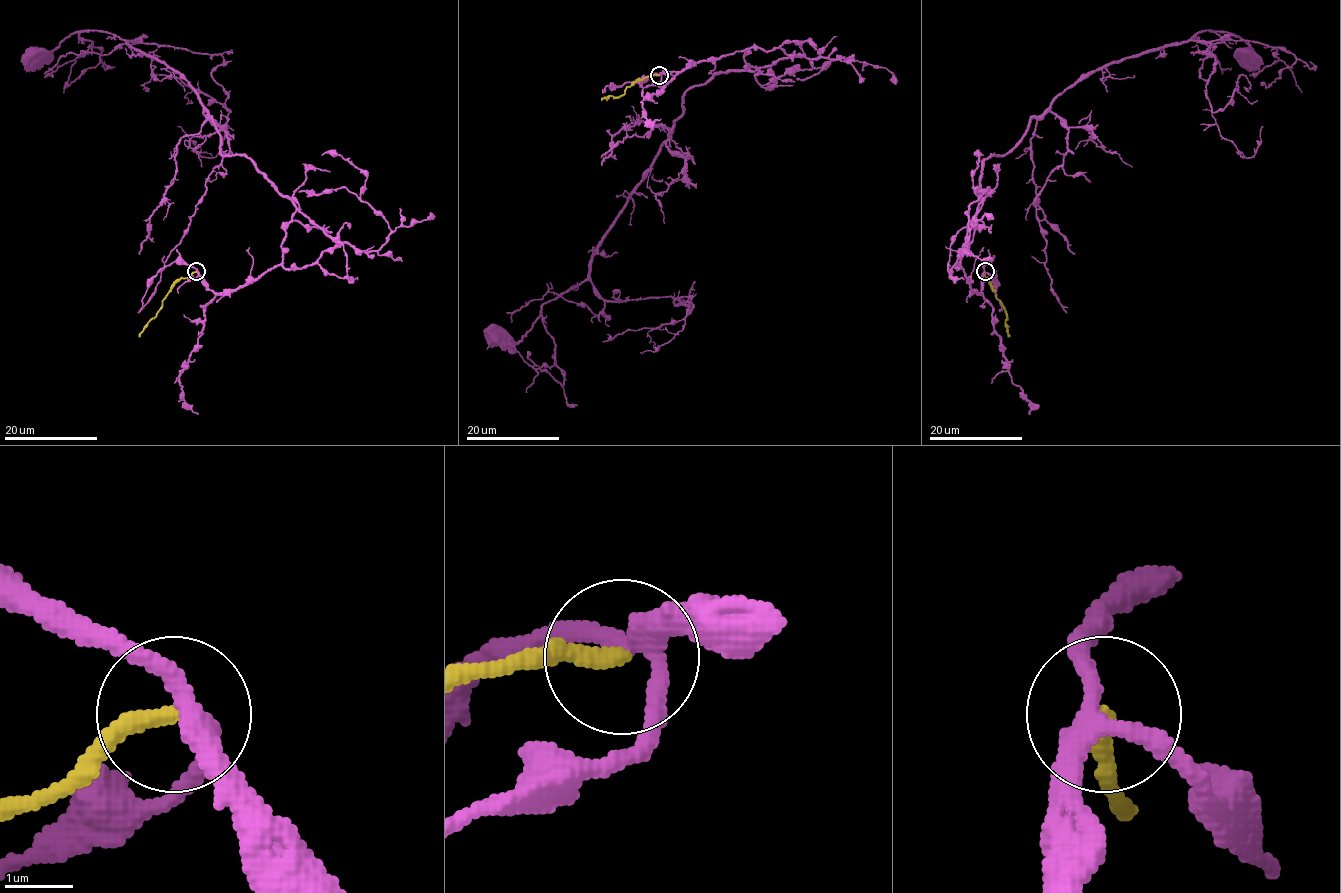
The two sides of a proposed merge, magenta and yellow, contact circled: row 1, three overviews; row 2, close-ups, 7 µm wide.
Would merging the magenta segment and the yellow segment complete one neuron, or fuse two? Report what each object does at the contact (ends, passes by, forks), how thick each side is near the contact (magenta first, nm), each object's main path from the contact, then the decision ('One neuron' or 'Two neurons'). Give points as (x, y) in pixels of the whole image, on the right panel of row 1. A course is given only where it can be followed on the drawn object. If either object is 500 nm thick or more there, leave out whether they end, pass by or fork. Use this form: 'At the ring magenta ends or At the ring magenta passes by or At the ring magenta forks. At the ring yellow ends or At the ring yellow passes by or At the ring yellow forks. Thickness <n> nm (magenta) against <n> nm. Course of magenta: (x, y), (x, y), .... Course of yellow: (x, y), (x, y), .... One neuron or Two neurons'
At the ring magenta forks. At the ring yellow ends. Thickness 260 nm (magenta) against 260 nm. Course of magenta: (984, 272), (979, 293), (960, 264), (981, 163), (1059, 95), (1196, 32), (1236, 34), (1246, 54). Course of yellow: (985, 272), (1006, 313), (1009, 336). Two neurons

